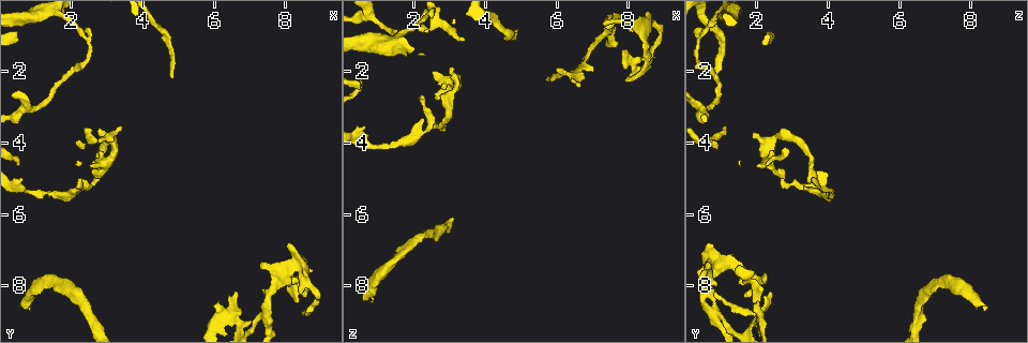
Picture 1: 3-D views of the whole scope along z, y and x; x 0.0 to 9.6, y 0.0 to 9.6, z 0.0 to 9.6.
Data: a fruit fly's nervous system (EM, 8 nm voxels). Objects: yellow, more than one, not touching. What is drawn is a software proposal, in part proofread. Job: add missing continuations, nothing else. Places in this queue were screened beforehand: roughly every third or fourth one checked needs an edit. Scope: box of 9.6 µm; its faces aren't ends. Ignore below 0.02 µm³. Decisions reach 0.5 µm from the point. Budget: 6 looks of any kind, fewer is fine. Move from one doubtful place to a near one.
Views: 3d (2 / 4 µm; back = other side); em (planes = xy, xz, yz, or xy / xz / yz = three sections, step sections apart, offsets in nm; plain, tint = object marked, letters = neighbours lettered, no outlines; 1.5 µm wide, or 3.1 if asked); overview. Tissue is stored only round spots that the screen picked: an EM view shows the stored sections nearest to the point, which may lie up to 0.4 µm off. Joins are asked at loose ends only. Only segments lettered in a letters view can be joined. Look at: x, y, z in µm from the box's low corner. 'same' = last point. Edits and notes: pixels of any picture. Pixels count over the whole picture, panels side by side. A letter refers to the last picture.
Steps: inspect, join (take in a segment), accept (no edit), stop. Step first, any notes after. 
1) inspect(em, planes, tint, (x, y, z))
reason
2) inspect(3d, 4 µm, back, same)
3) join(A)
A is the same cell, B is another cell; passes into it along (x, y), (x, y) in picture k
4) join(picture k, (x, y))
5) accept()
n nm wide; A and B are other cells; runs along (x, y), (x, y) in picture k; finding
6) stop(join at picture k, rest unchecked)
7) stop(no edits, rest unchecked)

inspect(3d, 2 µm, (6.15, 8.40, 2.05))
an open end

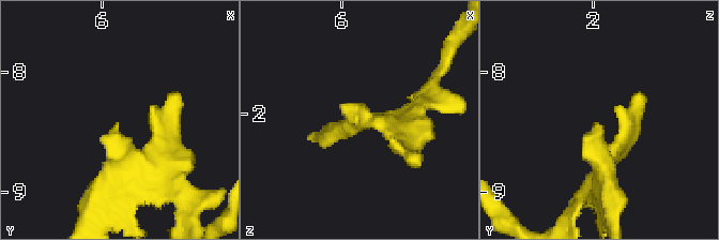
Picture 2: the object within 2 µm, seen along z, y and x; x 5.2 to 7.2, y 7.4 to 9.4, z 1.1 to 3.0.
inspect(em, planes, letters, (6.10, 8.42, 2.06))

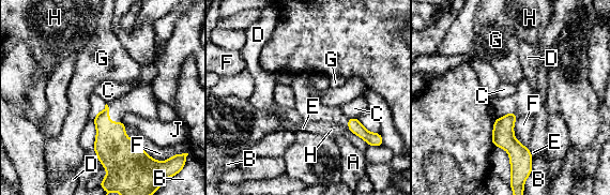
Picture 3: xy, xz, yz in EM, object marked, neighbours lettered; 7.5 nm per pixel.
accept()
F touches over 260 nm; A, B, C, D, E, F, G, H and J are other cells; border along (349, 117), (356, 118) in picture 3; no lettered segment goes on from it

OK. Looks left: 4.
inspect(3d, 2 µm, (7.30, 7.35, 0.75))
branch stops here

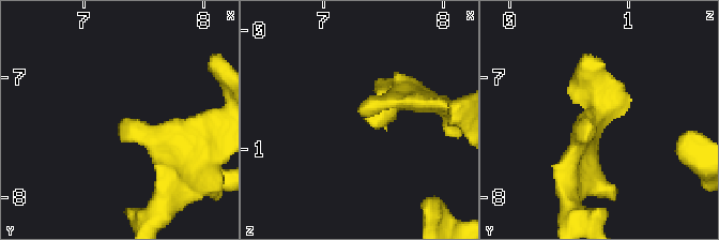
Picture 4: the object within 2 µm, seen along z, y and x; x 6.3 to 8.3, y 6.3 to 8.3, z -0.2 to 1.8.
inspect(em, xy, step 4, tint, (7.34, 7.38, 0.70))
shape alone is not enough

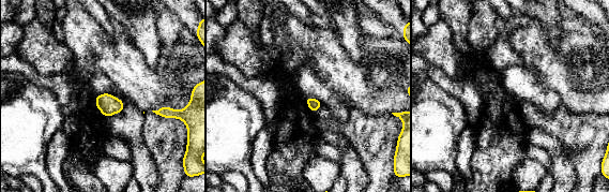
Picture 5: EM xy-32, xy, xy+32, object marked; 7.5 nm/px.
inspect(em, planes, letters, same)
cut it another way

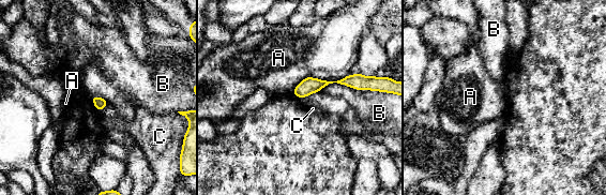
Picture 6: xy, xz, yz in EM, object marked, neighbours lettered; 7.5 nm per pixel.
accept()
A, B and C are other cells; no lettered segment goes on from it

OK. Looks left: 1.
stop(no edits, rest unchecked)

